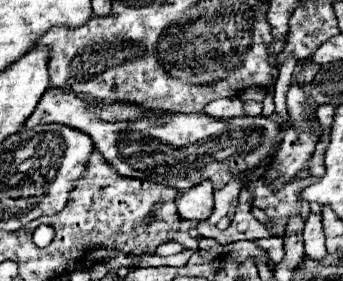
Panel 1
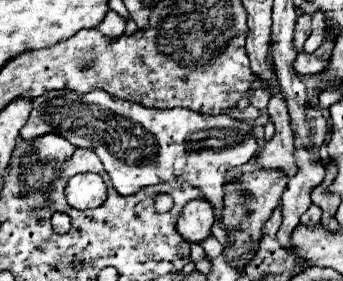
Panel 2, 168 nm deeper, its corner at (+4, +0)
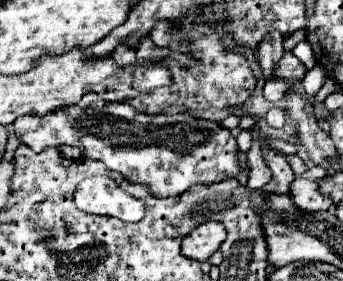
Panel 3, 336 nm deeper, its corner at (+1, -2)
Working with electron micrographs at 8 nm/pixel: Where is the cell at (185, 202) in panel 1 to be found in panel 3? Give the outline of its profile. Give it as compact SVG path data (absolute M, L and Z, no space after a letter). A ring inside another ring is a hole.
M203 222L199 226L195 226L185 238L183 238L183 244L181 244L181 252L187 256L187 258L193 258L193 260L209 260L211 254L221 246L225 238L225 230L221 226L221 222Z

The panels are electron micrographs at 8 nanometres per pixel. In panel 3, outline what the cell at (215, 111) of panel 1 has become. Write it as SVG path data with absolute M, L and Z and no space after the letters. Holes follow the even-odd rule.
M271 108L267 114L265 114L265 120L269 126L273 128L281 128L285 124L285 114L281 108Z

